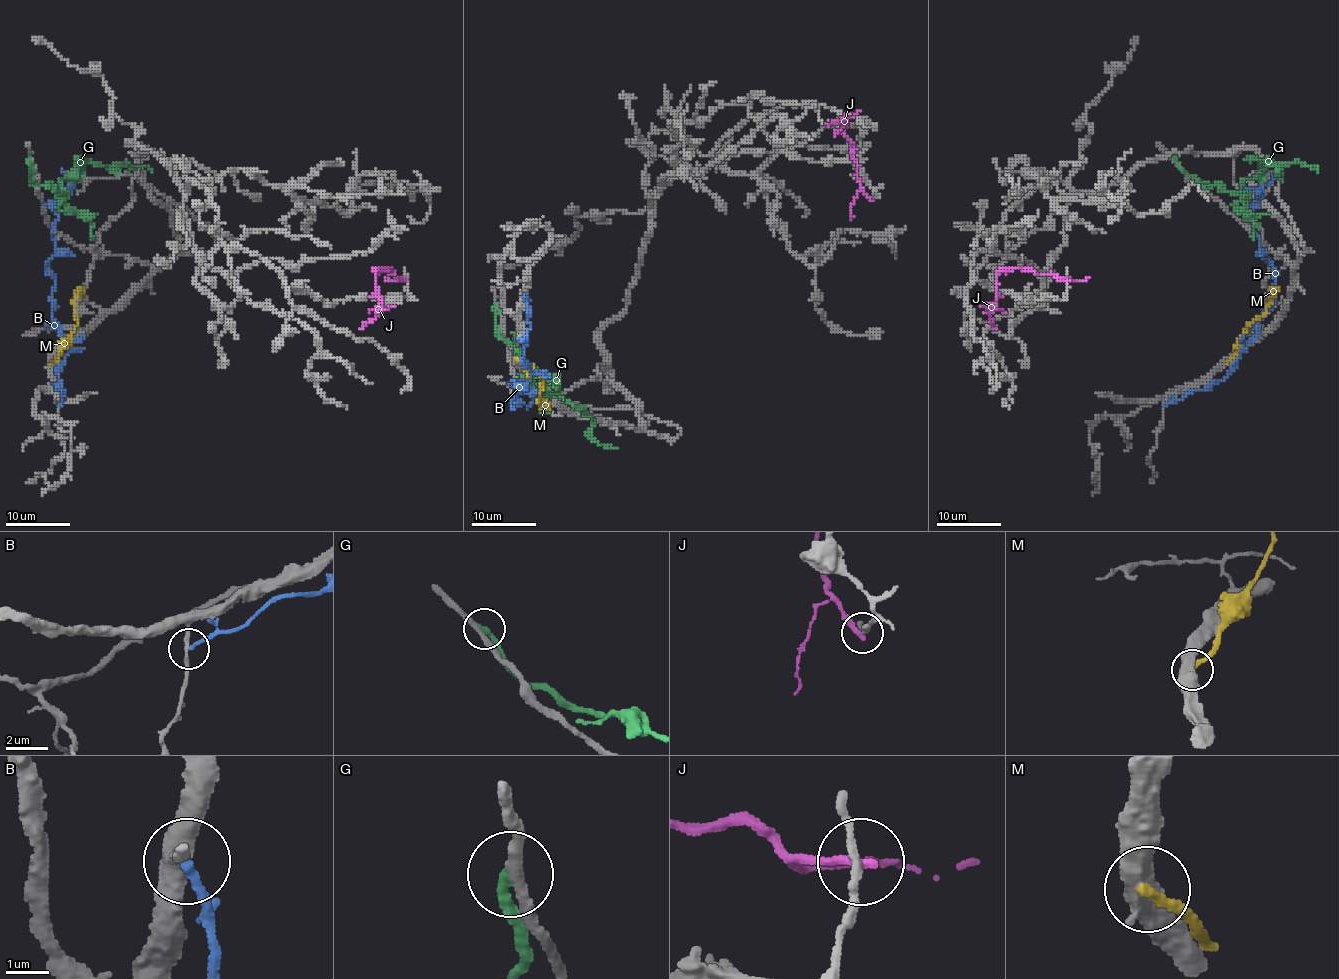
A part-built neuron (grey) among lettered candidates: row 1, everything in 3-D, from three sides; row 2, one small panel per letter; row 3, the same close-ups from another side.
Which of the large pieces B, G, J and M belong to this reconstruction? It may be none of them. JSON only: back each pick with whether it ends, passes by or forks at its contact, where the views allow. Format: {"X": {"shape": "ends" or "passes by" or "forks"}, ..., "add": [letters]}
{"add": []}

